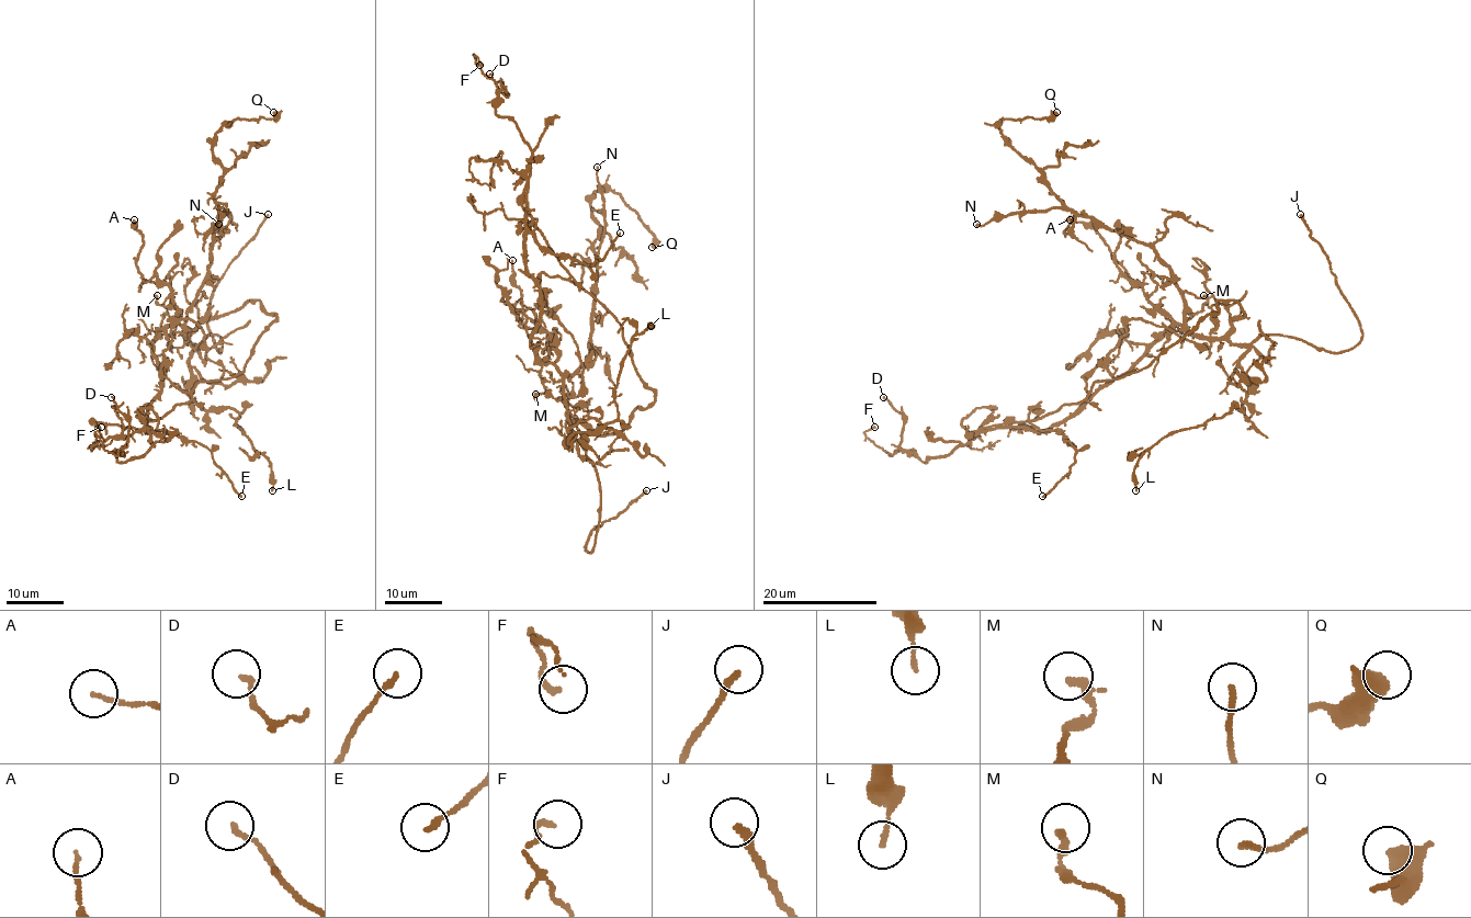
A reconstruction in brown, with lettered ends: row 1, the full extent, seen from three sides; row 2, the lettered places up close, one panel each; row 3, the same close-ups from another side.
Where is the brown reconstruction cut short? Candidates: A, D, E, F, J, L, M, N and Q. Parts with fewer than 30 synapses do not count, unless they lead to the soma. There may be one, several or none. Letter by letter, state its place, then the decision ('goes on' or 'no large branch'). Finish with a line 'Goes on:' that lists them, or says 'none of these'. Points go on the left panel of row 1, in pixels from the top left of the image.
A: (134, 219) | no large branch
D: (111, 397) | no large branch
E: (241, 496) | no large branch
F: (101, 427) | no large branch
J: (268, 214) | goes on
L: (272, 490) | no large branch
M: (157, 295) | no large branch
N: (218, 224) | no large branch
Q: (273, 112) | no large branch
Goes on: J

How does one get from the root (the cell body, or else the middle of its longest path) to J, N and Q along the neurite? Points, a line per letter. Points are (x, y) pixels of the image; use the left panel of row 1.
J: (163, 326), (180, 325), (191, 343), (217, 335), (222, 351), (207, 324), (210, 296), (228, 263), (268, 214)
N: (163, 326), (184, 322), (210, 263), (213, 235), (222, 207), (226, 213), (218, 224)
Q: (163, 326), (184, 322), (210, 263), (214, 191), (223, 174), (212, 139), (236, 120), (276, 117), (273, 112)

